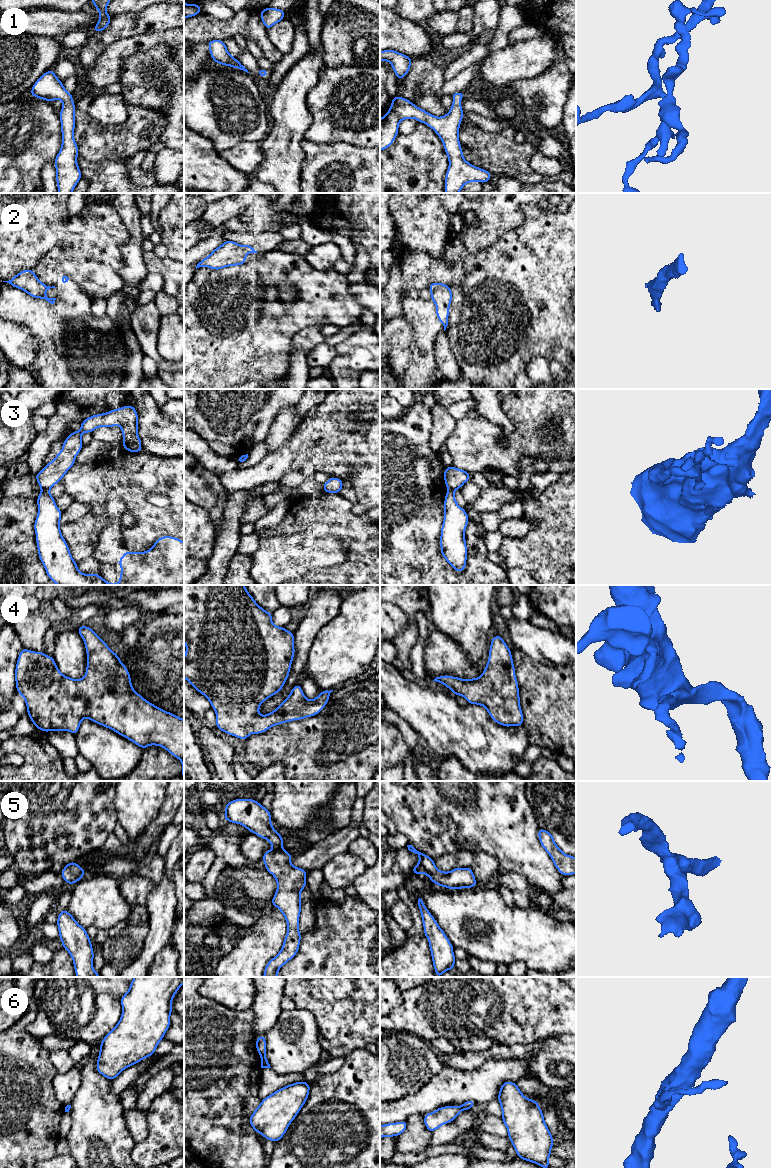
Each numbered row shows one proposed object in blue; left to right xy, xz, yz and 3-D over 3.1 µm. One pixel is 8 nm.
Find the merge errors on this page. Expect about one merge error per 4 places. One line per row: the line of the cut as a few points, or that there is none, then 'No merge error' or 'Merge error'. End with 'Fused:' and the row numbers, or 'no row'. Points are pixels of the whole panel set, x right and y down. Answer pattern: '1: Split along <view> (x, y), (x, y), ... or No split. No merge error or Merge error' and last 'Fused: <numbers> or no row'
1: No split. No merge error
2: No split. No merge error
3: Split along xy (42, 489), (48, 490). Merge error
4: No split. No merge error
5: No split. No merge error
6: Split along xz (265, 1057), (261, 1059). Merge error
Fused: 3, 6

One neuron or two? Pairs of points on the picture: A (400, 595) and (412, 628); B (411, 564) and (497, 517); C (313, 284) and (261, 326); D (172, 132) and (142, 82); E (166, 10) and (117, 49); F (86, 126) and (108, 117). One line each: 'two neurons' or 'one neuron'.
A: one neuron
B: two neurons
C: one neuron
D: one neuron
E: two neurons
F: two neurons

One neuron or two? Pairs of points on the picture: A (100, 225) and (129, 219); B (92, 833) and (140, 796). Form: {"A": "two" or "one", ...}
{"A": "two", "B": "two"}

